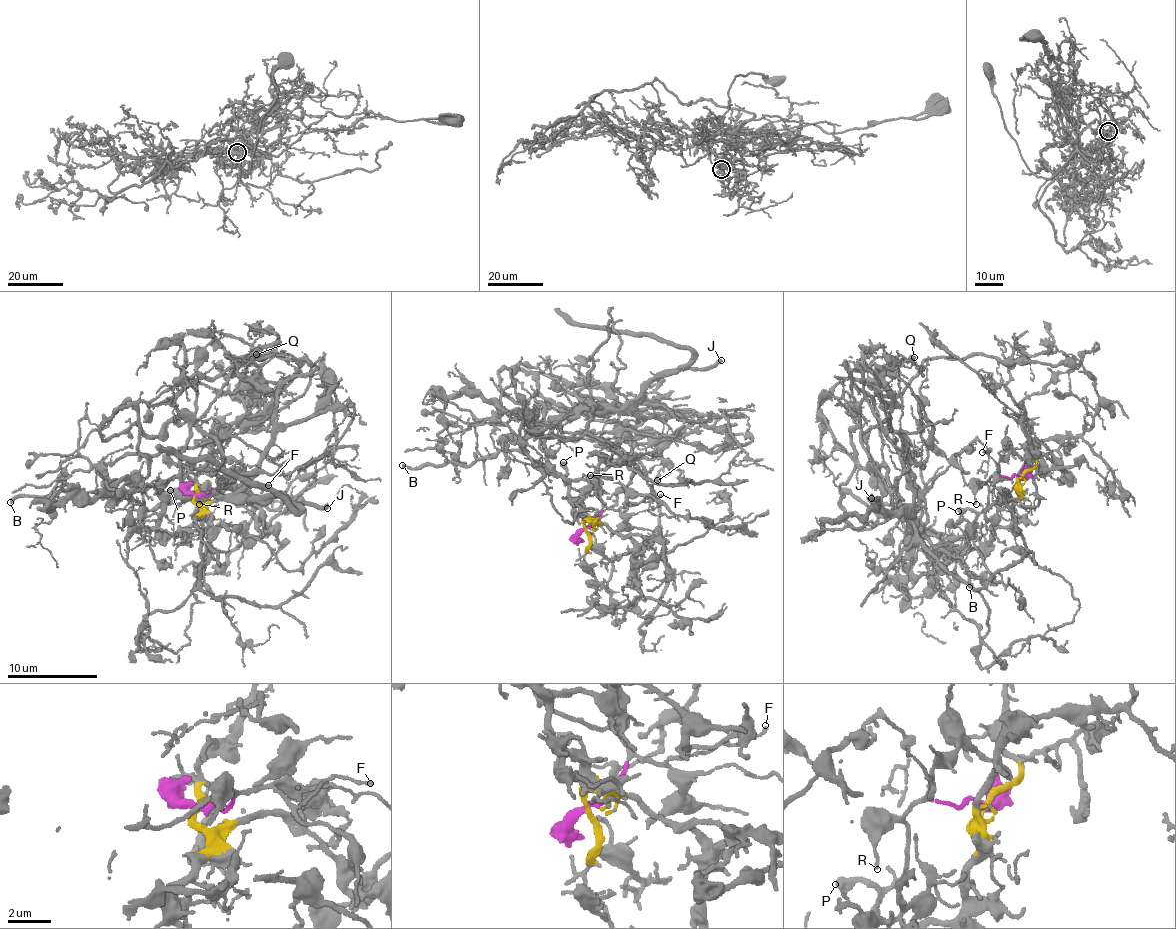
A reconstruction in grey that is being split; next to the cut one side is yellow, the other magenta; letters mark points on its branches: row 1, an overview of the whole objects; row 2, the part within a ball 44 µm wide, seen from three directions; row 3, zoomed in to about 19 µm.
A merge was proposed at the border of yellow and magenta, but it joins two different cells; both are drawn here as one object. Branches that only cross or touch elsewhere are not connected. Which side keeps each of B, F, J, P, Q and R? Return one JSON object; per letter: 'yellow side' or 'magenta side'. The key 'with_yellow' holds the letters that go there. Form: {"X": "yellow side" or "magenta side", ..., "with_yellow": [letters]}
{"B": "magenta side", "F": "magenta side", "J": "yellow side", "P": "magenta side", "Q": "yellow side", "R": "magenta side", "with_yellow": ["J", "Q"]}

